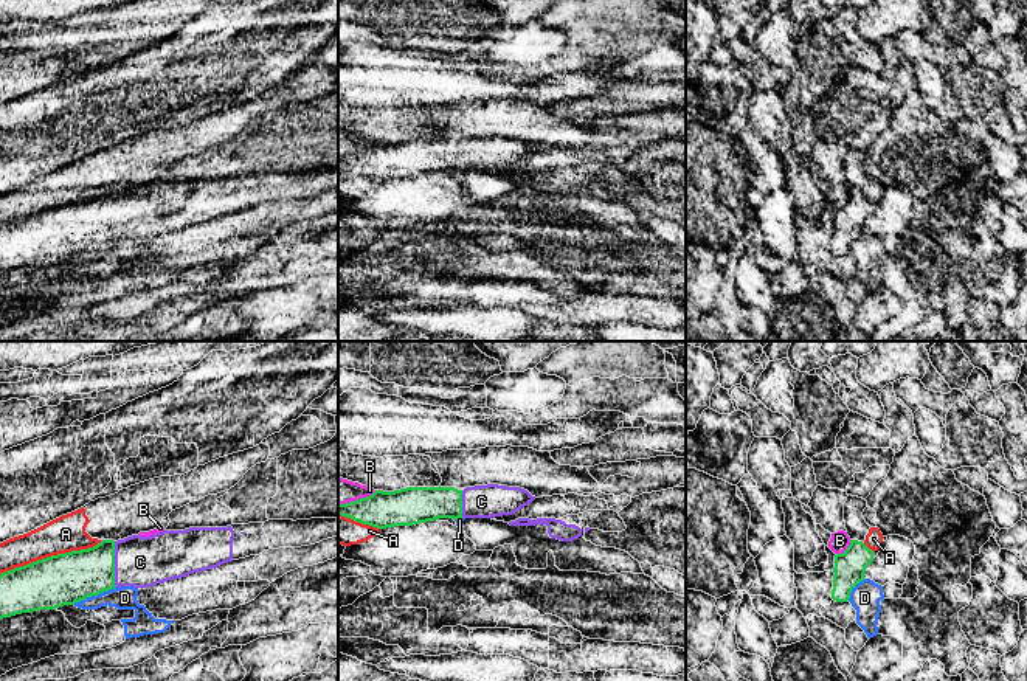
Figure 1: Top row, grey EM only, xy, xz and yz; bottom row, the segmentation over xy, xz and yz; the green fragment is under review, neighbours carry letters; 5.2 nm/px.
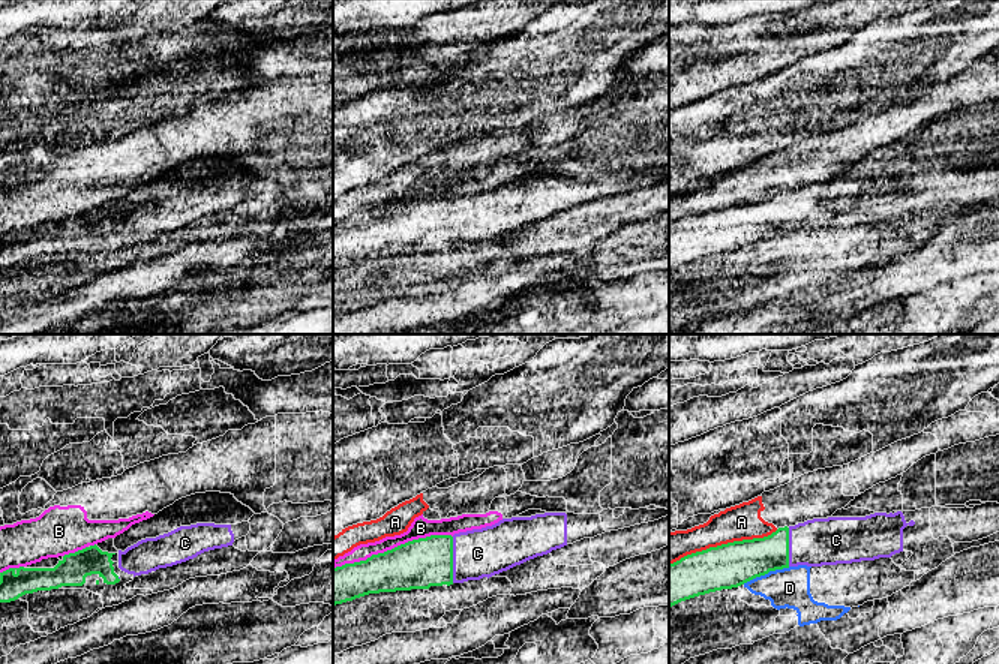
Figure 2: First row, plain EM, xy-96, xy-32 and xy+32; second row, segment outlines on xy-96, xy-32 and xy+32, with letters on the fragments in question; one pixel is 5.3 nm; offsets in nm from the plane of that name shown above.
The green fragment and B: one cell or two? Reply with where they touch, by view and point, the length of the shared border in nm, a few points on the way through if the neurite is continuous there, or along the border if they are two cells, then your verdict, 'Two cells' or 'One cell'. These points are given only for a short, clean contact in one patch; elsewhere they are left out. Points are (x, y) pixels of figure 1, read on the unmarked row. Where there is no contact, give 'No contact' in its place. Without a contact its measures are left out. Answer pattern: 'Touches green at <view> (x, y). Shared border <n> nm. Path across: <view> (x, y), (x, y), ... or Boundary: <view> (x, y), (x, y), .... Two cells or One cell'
Touches green at yz (846, 202). Shared border 110 nm. Two cells

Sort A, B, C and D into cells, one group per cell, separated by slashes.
A / B / C / D

